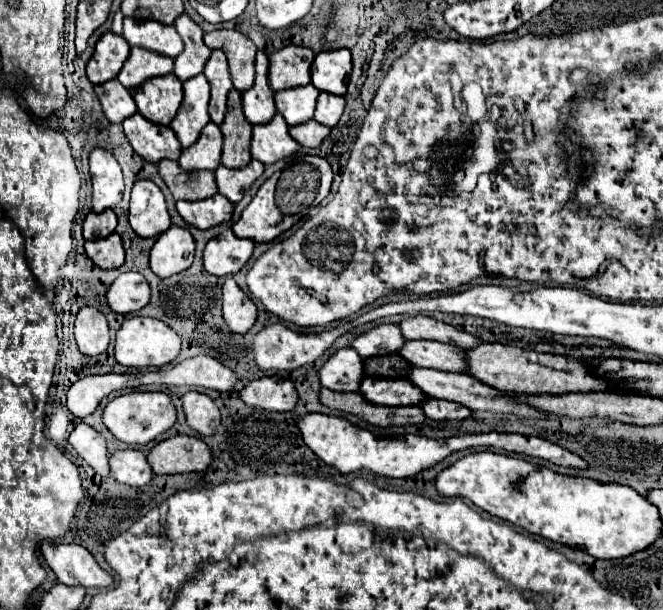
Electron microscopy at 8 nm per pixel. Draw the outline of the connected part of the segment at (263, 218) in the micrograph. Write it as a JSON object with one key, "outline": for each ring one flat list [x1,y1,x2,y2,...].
{"outline":[[310,155,310,163,296,161,292,167,276,171,264,185,258,189,252,203,242,211,240,219,232,225,232,231,238,237,250,237,256,243,268,243,280,233,288,231,294,223,308,215,308,211,326,199,332,185,332,167,324,157]]}

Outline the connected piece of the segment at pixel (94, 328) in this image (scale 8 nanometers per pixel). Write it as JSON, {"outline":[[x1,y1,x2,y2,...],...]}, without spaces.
{"outline":[[94,307,80,309,76,323,74,323,74,335,76,335,78,349,90,357,104,353,108,349,108,343,110,343,108,321]]}

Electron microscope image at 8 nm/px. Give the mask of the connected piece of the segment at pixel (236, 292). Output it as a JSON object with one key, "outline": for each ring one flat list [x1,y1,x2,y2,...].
{"outline":[[226,277,222,285,222,301,224,301,224,319,234,333,246,333,256,321,256,305,254,301,238,287,232,277]]}

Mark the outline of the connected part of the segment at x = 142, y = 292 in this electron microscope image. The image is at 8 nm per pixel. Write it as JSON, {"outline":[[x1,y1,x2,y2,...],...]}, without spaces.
{"outline":[[120,273,118,279,110,285,106,293,108,305,116,313,134,313,148,305,150,301,150,285,138,273]]}

